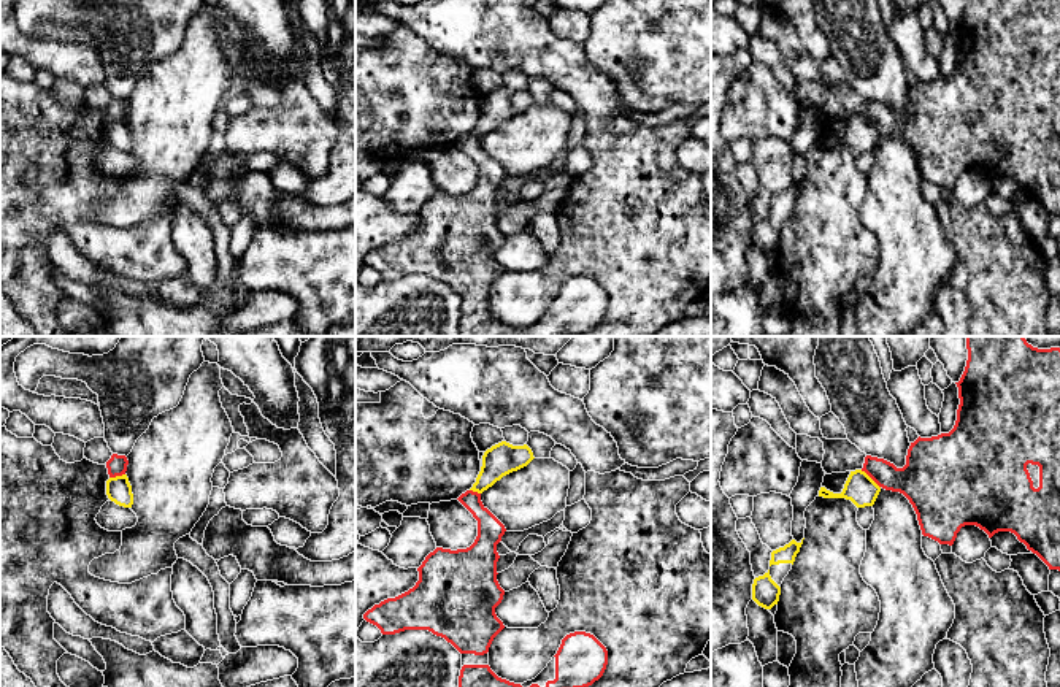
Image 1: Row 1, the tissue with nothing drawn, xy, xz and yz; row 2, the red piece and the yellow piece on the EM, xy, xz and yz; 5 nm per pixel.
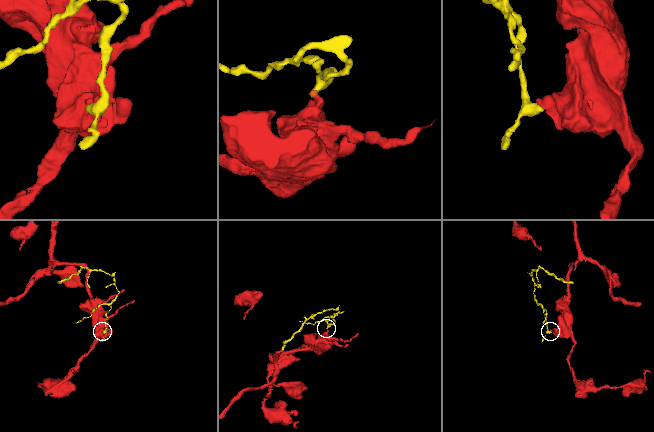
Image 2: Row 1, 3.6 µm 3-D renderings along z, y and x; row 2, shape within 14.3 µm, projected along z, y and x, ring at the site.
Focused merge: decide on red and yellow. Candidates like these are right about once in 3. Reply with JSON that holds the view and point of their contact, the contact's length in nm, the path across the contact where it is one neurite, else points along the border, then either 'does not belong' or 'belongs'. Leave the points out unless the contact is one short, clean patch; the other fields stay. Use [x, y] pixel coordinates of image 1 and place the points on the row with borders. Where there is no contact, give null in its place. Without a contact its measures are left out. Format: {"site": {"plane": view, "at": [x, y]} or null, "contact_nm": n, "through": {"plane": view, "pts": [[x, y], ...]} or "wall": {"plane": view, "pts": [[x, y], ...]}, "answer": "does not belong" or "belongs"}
{"site": {"plane": "yz", "at": [870, 476]}, "contact_nm": 140, "wall": {"plane": "yz", "pts": [[860, 470], [879, 487]]}, "answer": "does not belong"}

